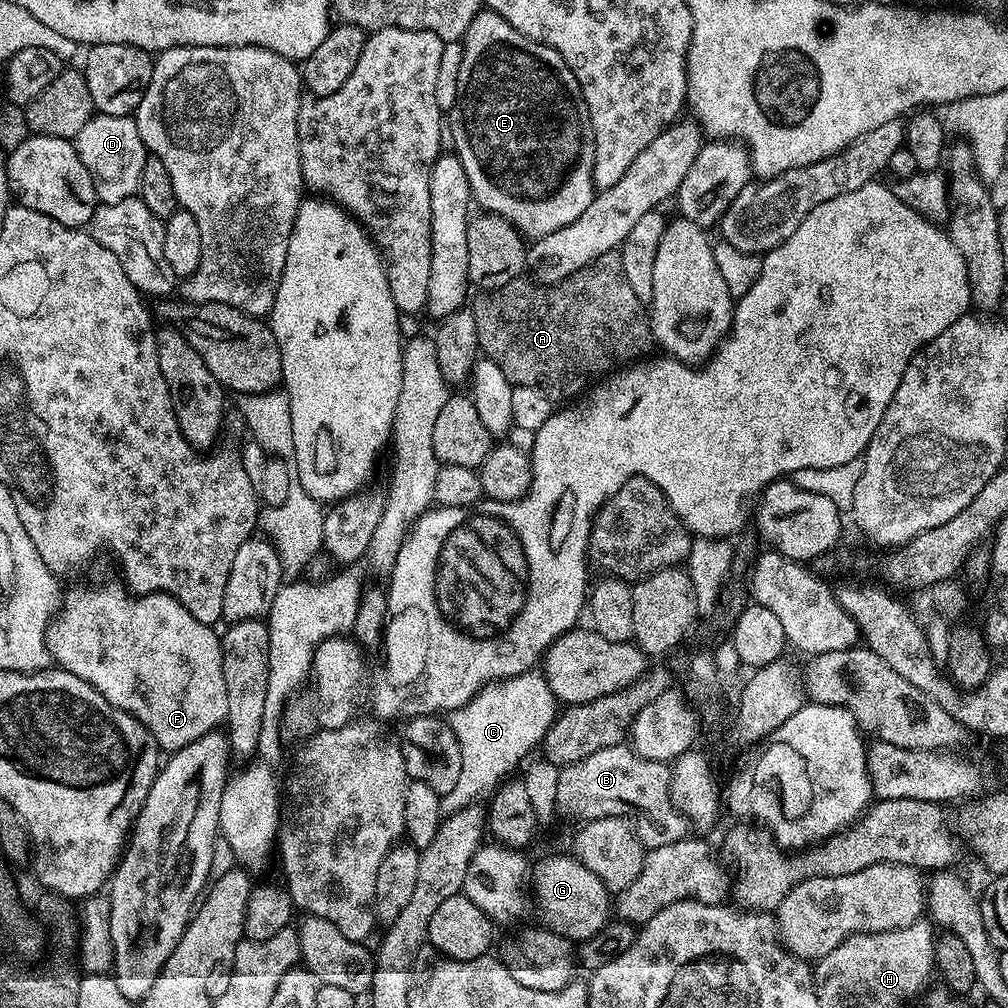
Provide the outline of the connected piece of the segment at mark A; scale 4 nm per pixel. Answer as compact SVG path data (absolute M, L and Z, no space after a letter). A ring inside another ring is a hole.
M619 251L602 254L594 263L572 273L560 284L541 286L528 280L520 278L492 291L485 291L470 304L474 322L478 326L480 352L496 361L513 386L534 386L547 392L553 401L568 402L579 397L601 378L631 365L647 353L644 351L648 347L653 347L649 309L645 301L634 294L626 279Z

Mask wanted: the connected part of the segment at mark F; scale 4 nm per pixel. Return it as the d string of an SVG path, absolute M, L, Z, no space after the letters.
M117 584L72 588L69 592L67 589L55 617L48 623L46 646L59 667L94 686L110 706L142 722L161 749L171 754L208 732L217 731L228 719L220 636L213 625L198 622L174 597L164 592L129 594Z

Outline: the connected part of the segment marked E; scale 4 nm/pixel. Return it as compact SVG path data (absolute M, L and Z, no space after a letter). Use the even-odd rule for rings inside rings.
M481 10L473 18L462 43L462 70L458 70L458 94L450 119L454 154L466 170L473 201L485 213L508 220L524 238L539 238L570 226L598 191L592 177L596 135L578 78L554 49L526 38L491 10Z

